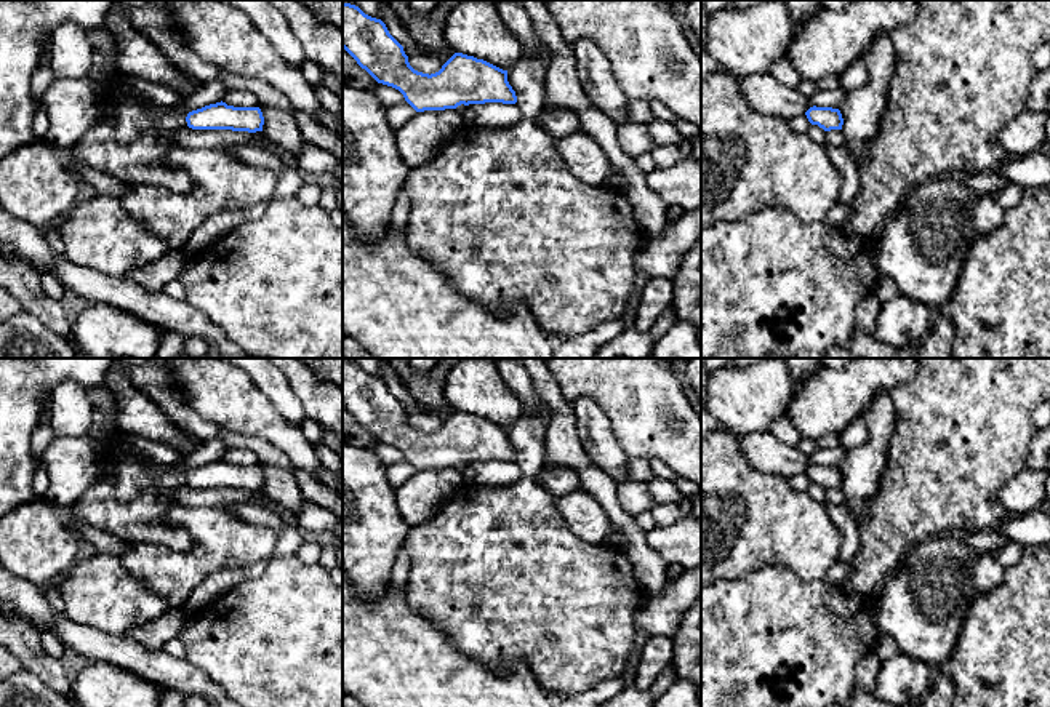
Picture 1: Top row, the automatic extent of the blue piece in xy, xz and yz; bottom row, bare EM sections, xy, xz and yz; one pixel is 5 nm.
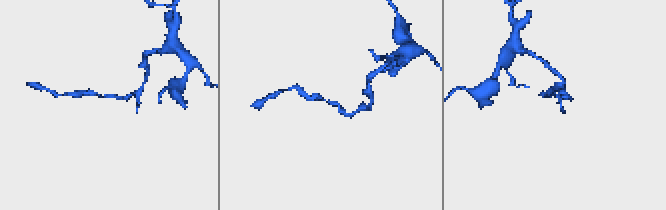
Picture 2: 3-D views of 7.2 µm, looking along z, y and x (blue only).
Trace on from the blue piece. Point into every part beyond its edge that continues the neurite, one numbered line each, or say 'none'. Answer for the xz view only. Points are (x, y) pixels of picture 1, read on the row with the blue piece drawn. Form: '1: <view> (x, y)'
none

